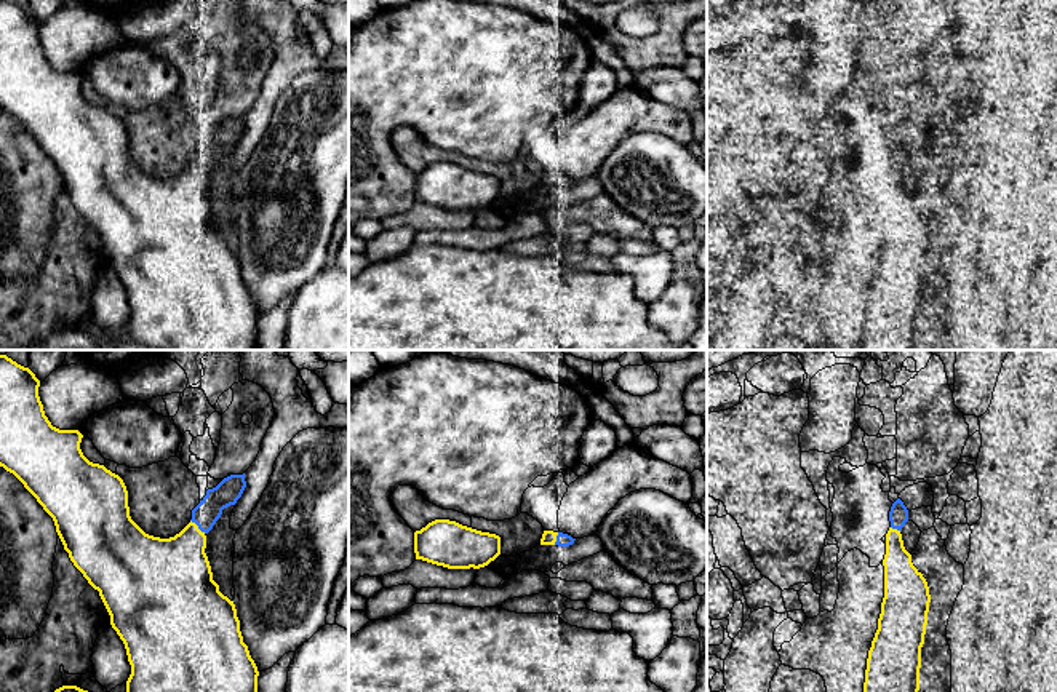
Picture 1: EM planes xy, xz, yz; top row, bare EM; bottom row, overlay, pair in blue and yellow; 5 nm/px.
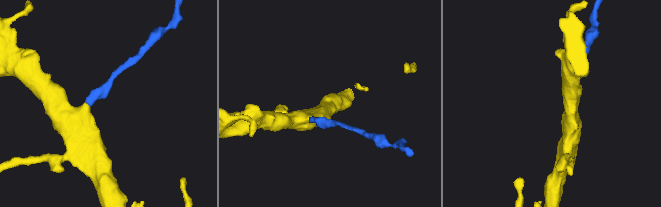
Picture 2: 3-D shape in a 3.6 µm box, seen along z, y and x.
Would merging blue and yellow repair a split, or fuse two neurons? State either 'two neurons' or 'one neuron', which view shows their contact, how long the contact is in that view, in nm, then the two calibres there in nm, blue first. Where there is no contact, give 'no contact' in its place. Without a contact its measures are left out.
one neuron; meets blue in xy; contact 100 nm long; 130 nm thick on the blue side, 340 nm on the other

